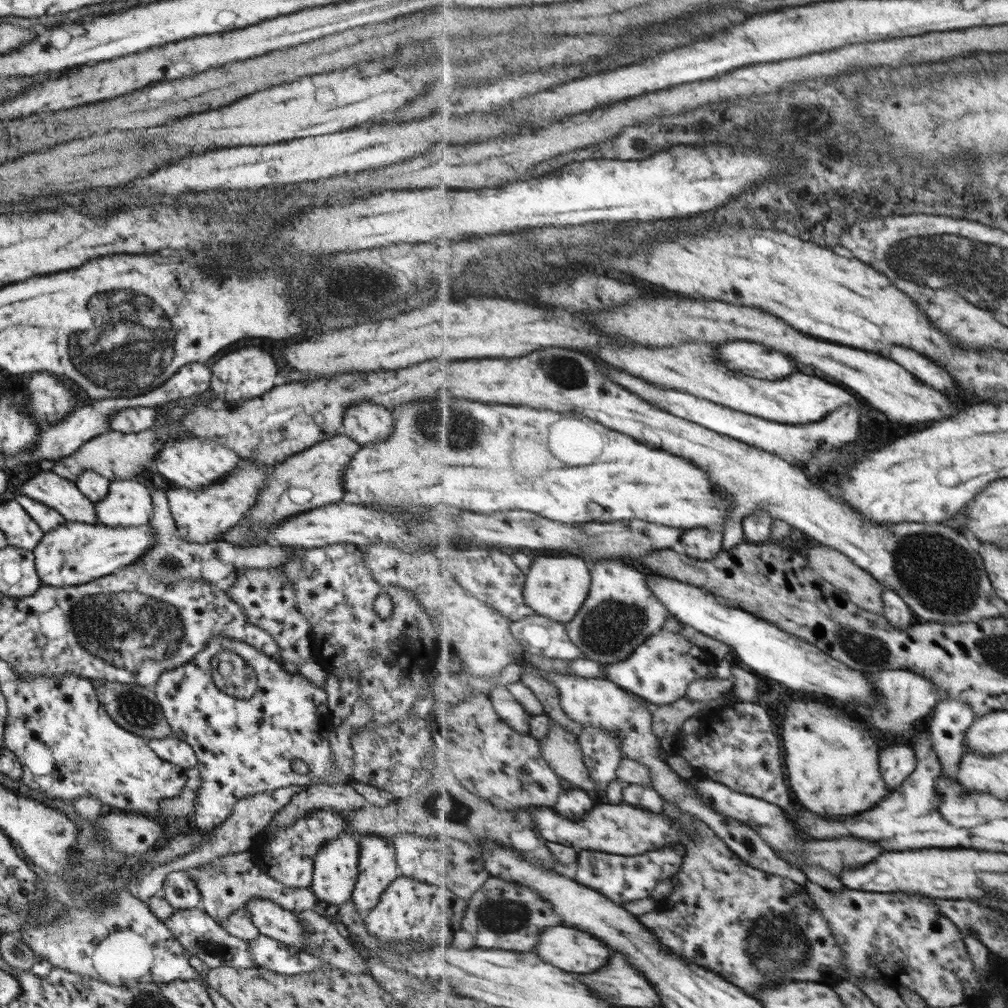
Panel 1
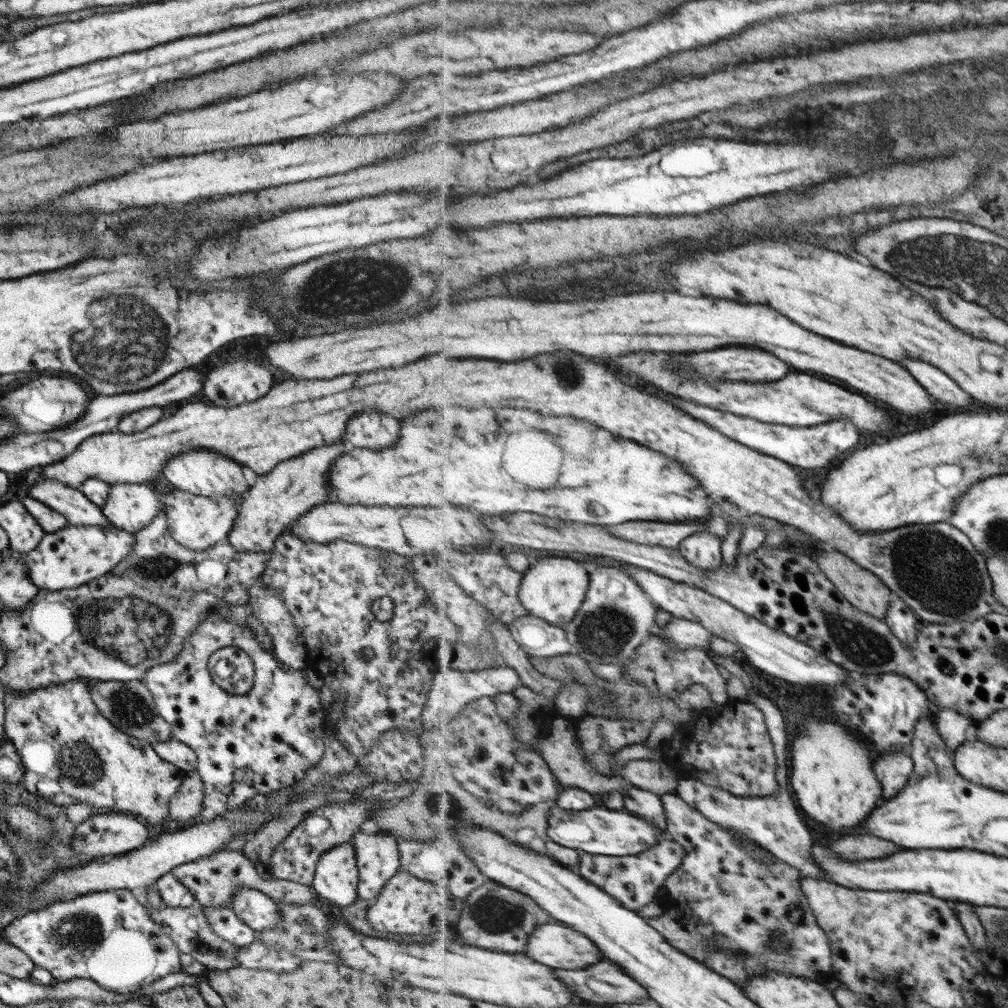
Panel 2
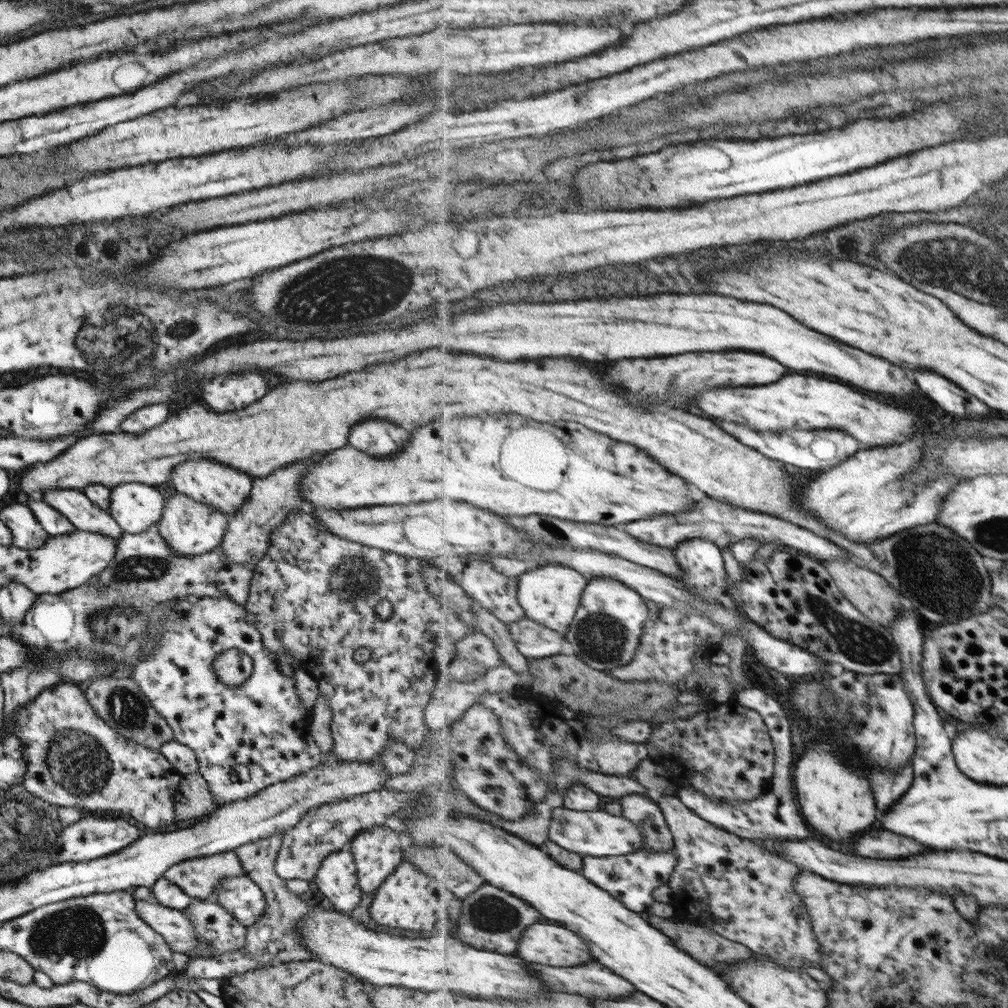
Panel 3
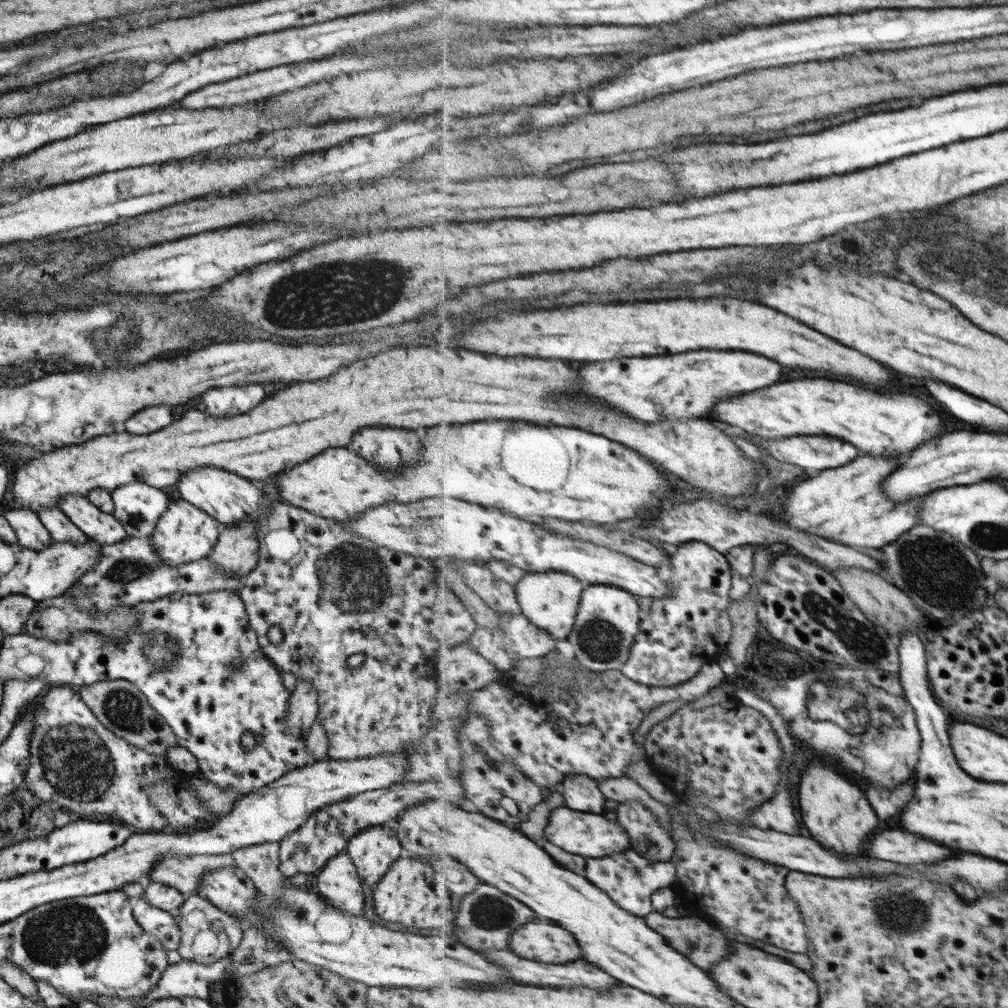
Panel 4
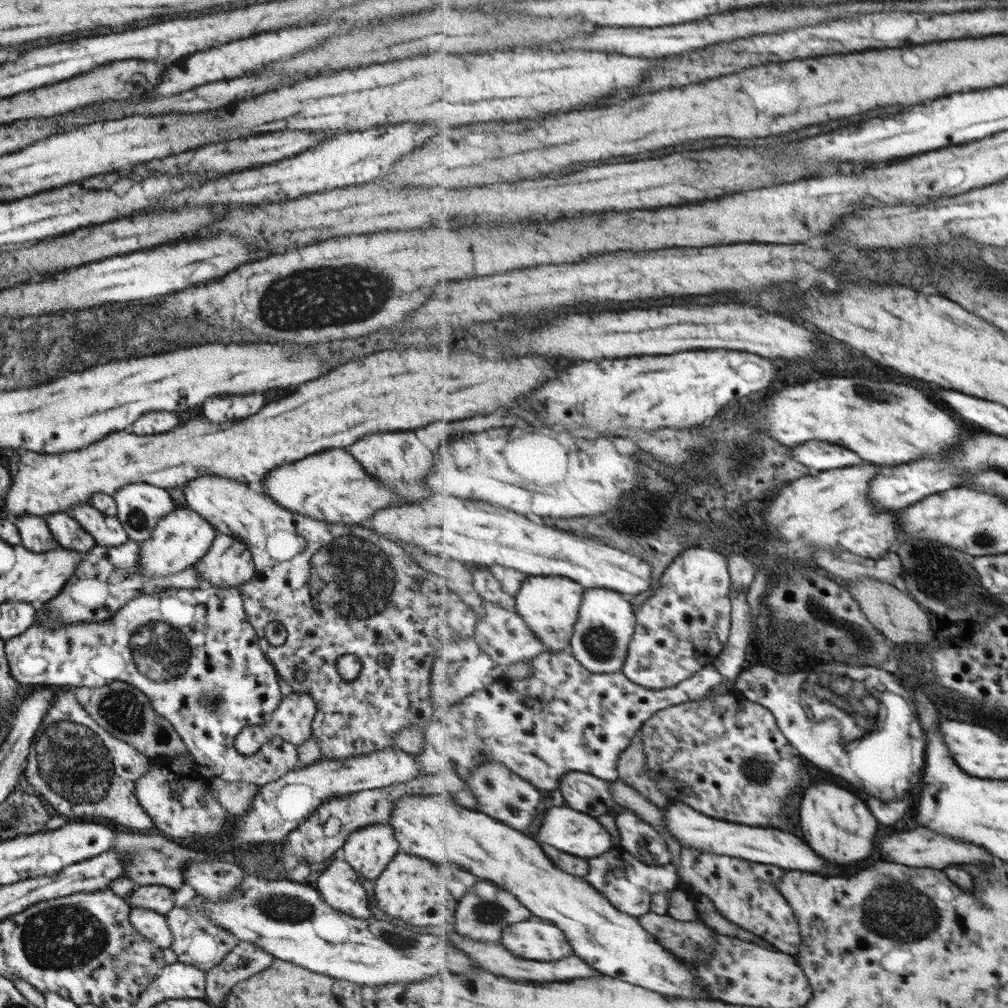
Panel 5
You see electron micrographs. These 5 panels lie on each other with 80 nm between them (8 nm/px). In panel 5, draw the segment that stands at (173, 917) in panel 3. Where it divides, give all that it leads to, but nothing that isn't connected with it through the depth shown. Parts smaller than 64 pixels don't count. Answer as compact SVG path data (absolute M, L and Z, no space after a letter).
M131 908L128 914L131 927L143 937L143 939L156 944L161 949L171 948L171 931L167 927L165 915L157 914L146 908Z

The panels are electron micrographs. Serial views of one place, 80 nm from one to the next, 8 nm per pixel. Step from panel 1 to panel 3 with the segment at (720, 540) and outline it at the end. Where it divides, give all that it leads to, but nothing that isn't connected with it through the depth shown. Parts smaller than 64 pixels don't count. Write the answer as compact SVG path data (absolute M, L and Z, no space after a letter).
M693 538L682 542L675 550L682 572L689 576L683 583L698 598L721 602L728 594L726 562L715 542L709 538Z

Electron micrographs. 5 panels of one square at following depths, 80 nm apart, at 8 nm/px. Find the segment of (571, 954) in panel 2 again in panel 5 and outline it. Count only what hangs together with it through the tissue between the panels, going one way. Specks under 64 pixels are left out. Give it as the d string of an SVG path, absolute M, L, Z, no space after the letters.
M521 922L507 928L503 932L503 944L515 956L539 962L561 960L574 952L563 930L541 922Z

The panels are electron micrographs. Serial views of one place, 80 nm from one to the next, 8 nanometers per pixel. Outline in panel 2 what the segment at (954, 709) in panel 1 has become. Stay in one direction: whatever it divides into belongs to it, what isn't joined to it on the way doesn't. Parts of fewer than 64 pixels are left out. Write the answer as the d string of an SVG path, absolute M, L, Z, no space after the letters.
M952 708L935 709L935 714L939 732L953 758L961 743L972 737L972 729L976 723L972 718Z

